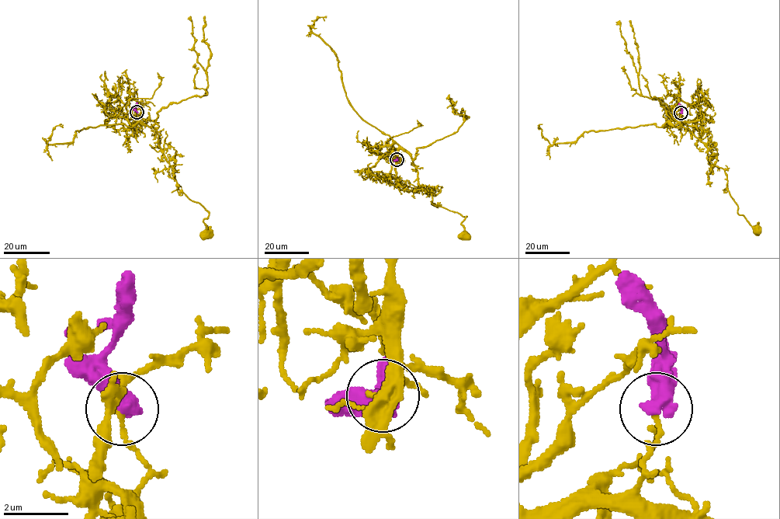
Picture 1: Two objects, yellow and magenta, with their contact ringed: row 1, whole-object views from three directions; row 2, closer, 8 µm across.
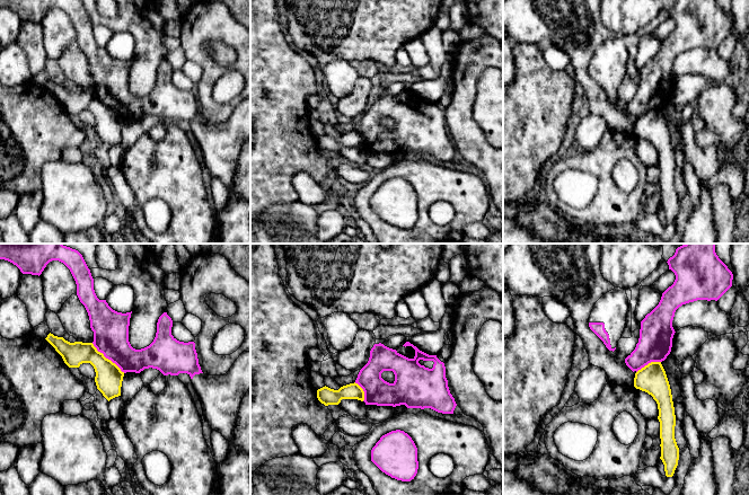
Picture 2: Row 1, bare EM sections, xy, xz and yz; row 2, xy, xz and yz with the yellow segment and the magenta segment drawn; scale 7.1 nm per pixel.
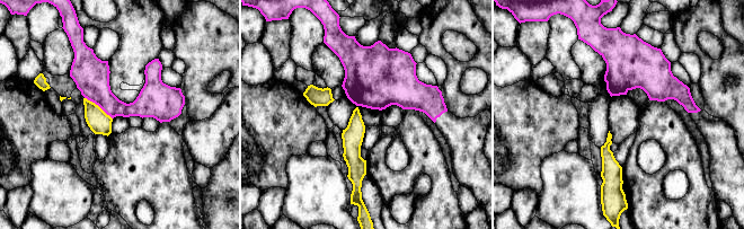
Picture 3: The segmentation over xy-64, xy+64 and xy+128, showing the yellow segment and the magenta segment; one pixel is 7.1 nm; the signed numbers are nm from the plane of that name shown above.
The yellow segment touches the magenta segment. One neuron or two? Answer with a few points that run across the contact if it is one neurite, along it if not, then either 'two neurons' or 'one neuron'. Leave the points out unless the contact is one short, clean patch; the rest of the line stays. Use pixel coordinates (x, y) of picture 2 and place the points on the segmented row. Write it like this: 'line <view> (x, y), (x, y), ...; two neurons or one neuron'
line xy (91, 343), (124, 372); two neurons

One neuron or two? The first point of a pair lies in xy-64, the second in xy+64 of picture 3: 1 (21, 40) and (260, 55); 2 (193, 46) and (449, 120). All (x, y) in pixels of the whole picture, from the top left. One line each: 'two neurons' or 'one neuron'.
1: two neurons
2: two neurons

